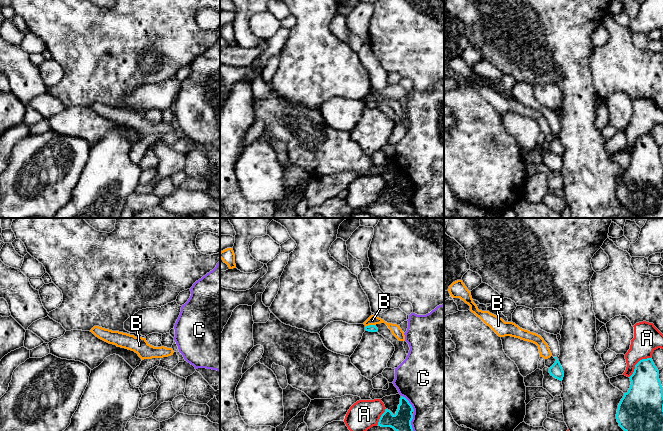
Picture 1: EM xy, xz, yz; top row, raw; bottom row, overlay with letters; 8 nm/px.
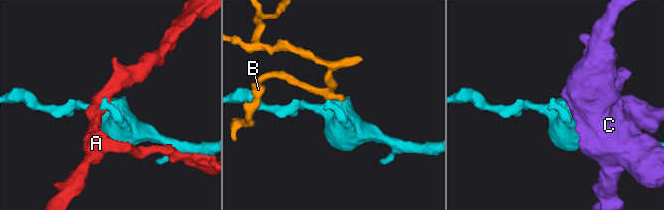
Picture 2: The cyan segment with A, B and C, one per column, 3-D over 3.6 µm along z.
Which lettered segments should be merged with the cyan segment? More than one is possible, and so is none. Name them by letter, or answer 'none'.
none

